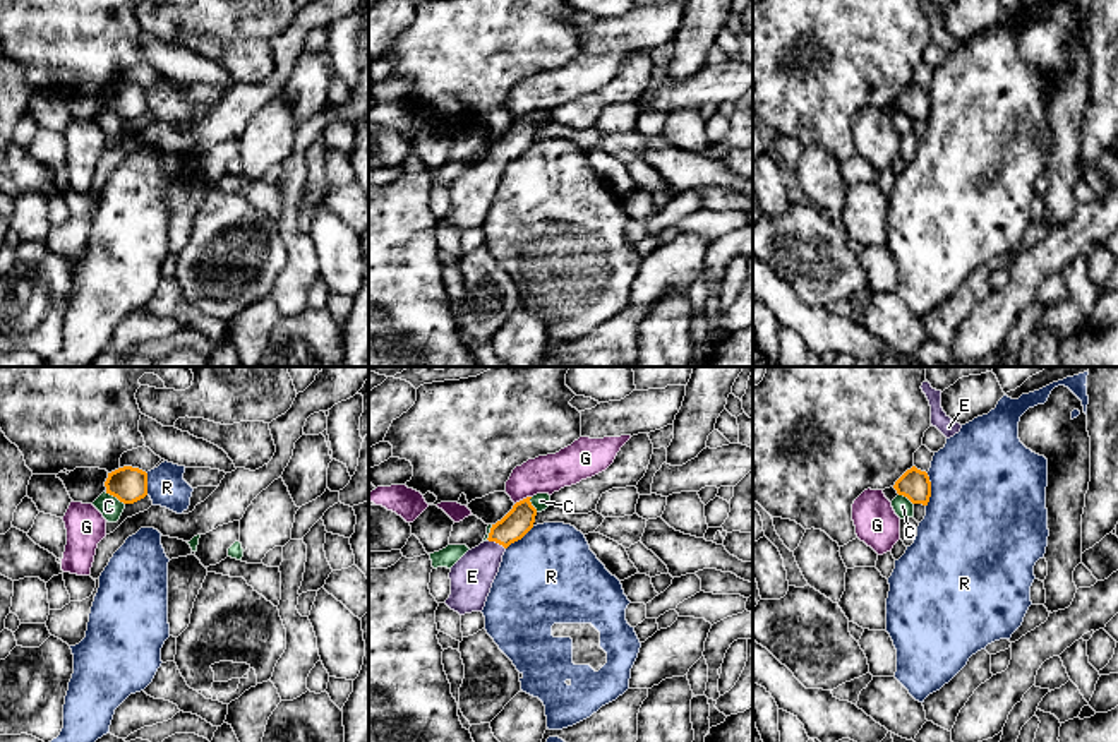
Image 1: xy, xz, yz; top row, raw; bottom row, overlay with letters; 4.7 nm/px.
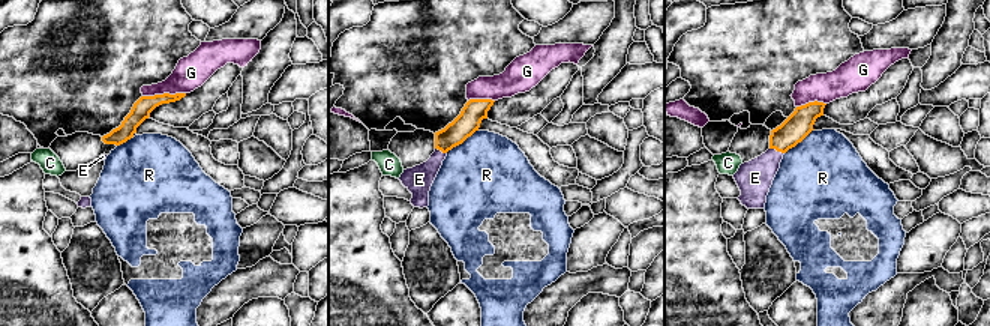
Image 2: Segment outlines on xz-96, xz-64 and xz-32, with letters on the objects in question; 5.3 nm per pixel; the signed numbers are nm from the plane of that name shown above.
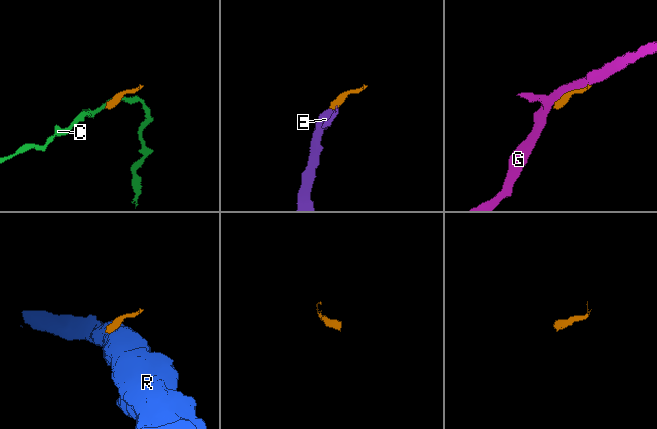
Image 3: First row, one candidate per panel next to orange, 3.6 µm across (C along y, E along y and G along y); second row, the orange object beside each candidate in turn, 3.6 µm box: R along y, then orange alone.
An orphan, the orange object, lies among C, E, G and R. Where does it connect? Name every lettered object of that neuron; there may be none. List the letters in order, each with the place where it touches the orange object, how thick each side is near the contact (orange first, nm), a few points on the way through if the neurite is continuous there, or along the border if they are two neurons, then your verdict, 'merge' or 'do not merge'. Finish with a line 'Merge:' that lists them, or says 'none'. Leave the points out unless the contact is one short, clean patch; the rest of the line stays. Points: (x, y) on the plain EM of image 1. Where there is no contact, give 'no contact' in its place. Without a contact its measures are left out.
C: xy (115, 112) | 170/100 nm | along xy (105, 108), (124, 120) | do not merge
E: xz (496, 158) | 140/200 nm | across xz (518, 137), (496, 158), (472, 192) | merge
G: xz (523, 115) | 140/180 nm | do not merge
R: yz (930, 107) | 140/500 nm | along yz (928, 89), (930, 117), (926, 122) | do not merge
Merge: E

